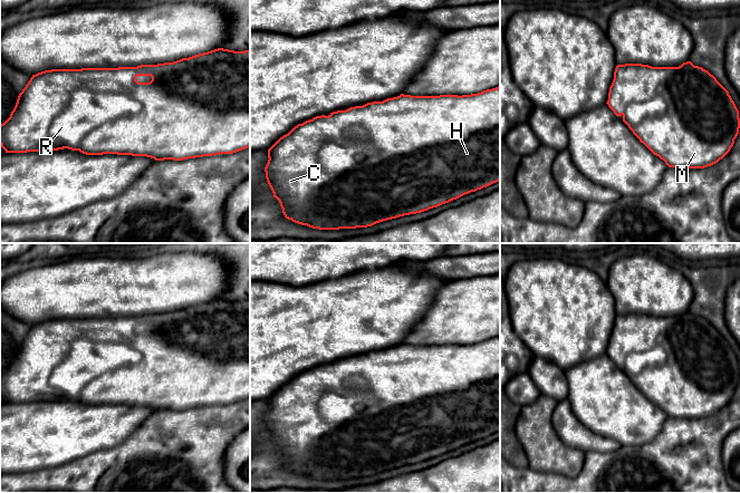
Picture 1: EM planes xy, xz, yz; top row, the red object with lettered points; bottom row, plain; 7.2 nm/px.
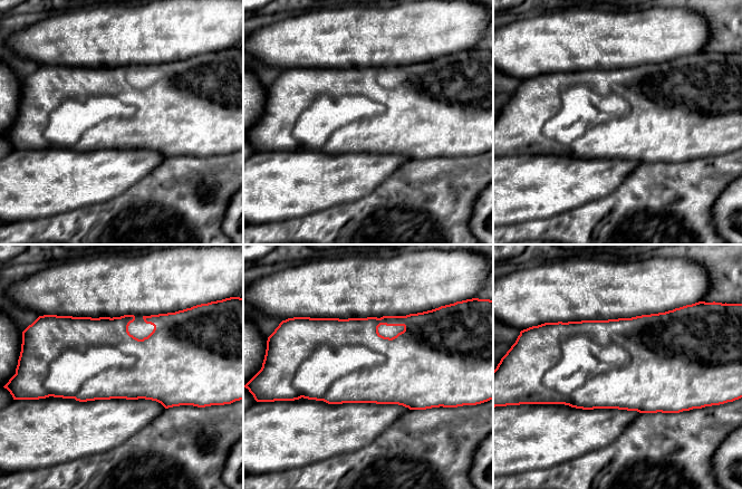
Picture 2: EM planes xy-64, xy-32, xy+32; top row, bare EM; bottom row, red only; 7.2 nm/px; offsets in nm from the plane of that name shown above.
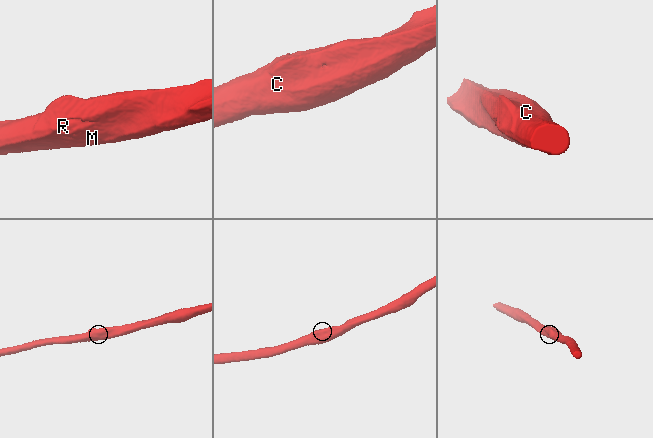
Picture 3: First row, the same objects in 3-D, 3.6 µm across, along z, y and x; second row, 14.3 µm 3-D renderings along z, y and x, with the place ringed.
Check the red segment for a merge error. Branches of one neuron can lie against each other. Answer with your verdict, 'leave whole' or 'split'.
split

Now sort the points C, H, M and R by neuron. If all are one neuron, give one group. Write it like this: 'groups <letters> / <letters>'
groups C H M / R

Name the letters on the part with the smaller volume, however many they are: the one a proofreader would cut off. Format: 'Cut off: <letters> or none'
Cut off: R

